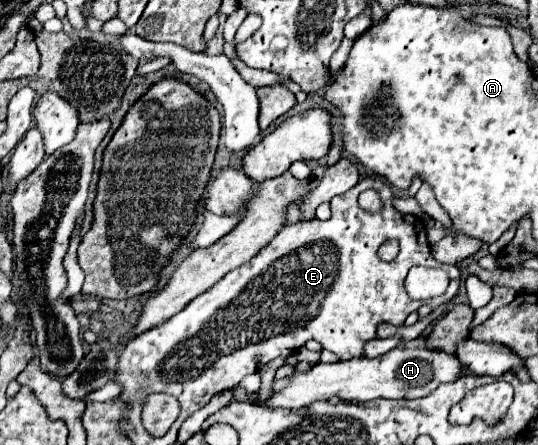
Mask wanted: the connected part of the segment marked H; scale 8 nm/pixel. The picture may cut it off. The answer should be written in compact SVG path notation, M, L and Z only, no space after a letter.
M398 346L378 358L354 358L348 362L316 364L308 372L296 372L292 380L280 392L274 392L266 402L262 402L260 396L254 396L252 404L266 408L304 408L316 400L330 400L332 396L348 402L368 402L376 398L422 398L436 390L440 384L452 382L460 376L462 364L454 354L440 350L410 350Z

